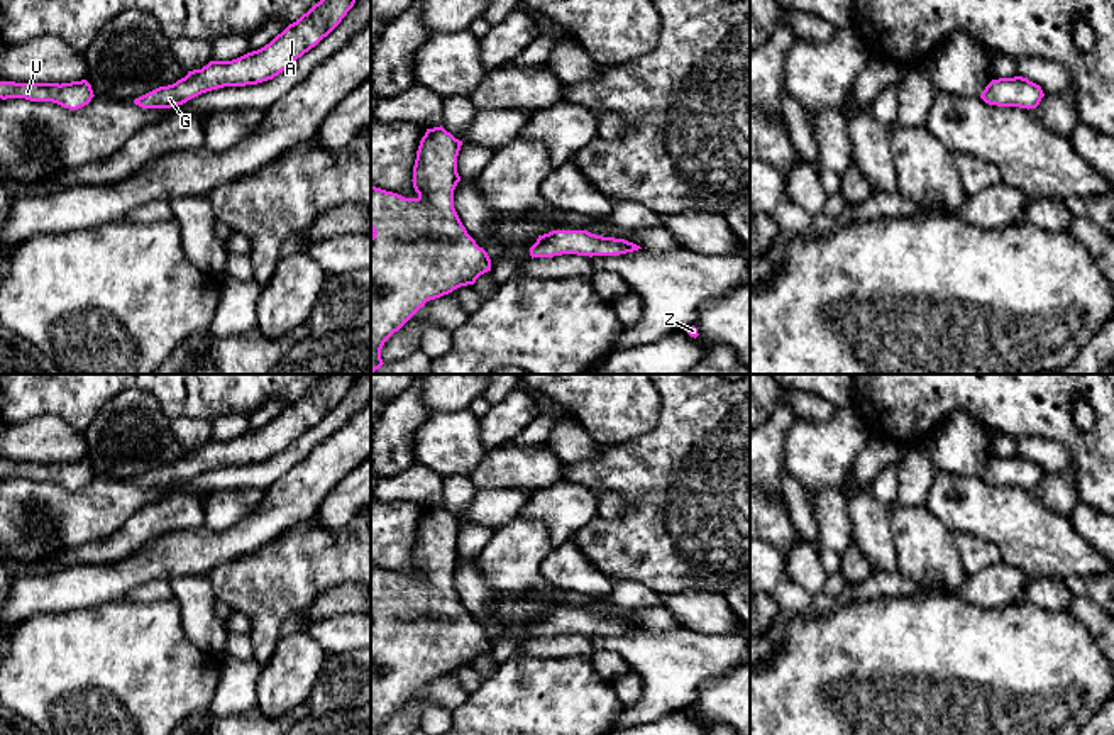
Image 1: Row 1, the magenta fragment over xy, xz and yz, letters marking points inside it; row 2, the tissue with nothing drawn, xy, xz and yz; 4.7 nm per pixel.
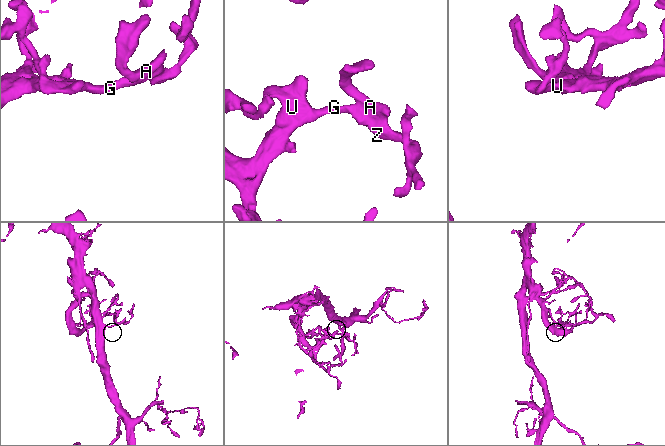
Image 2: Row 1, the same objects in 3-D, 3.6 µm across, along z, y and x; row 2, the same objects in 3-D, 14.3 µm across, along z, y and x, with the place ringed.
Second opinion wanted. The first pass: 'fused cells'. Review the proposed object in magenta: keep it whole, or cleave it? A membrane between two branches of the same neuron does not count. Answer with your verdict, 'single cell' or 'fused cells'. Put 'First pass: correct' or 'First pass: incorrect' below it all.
single cell
First pass: incorrect

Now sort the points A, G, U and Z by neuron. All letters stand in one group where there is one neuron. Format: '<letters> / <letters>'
A G U Z

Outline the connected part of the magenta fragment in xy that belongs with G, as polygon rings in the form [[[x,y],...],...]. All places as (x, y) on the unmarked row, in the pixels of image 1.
[[[325,374],[264,427],[232,440],[210,440],[173,464],[134,479],[142,488],[171,488],[223,466],[245,466],[273,459],[327,417],[354,386],[357,374]]]

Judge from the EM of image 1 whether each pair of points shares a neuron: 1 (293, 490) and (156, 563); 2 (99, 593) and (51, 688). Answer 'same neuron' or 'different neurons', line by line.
1: same neuron
2: different neurons

